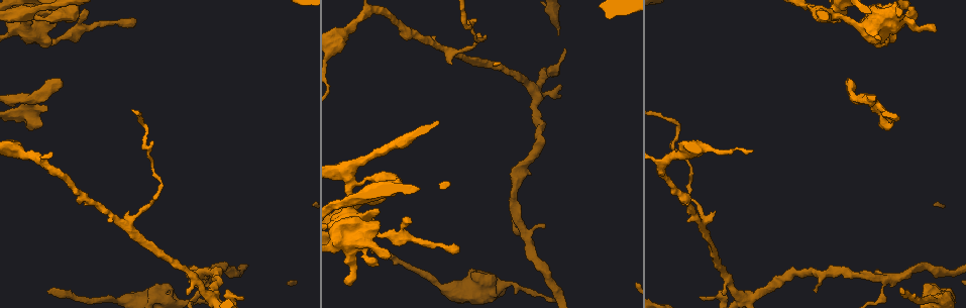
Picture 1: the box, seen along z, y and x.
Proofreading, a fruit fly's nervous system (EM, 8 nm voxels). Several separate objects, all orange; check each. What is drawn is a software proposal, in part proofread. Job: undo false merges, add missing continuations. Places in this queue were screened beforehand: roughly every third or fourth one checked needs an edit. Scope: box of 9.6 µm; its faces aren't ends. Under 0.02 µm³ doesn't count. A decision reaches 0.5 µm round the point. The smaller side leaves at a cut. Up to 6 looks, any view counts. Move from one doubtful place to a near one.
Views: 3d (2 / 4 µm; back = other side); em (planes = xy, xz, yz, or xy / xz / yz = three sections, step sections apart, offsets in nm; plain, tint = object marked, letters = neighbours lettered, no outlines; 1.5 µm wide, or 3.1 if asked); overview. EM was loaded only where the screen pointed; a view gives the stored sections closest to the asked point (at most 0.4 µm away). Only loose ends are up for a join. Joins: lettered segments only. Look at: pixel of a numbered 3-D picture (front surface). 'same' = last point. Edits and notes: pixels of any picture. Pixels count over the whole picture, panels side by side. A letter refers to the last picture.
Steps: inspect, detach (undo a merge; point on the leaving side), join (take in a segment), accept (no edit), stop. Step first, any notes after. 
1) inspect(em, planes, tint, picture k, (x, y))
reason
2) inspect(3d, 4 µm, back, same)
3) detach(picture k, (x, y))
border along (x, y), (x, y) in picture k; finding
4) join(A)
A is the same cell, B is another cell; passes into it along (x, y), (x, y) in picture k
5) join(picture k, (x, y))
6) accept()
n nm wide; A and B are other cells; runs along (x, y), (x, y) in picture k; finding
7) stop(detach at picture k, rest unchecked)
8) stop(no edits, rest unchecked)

inspect(3d, 4 µm, picture 1, (63, 81))
an open end

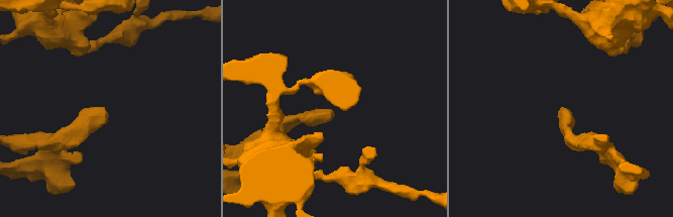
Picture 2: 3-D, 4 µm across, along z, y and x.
inspect(em, xy, step 8, letters, picture 2, (561, 109))

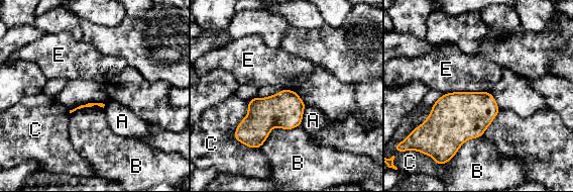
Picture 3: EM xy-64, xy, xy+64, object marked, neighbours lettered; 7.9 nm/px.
inspect(em, planes, letters, same)
cut it another way

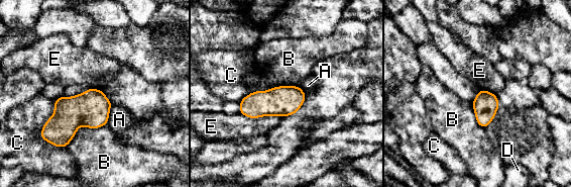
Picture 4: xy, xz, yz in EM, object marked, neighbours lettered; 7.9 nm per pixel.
accept()
200 nm wide; A, B, C, D and E are other cells; border along (239, 112), (253, 118), (282, 117) in picture 4; no lettered segment goes on from it

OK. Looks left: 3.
inspect(3d, 2 µm, picture 1, (375, 263))
free end

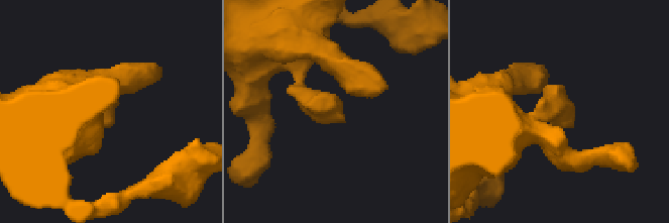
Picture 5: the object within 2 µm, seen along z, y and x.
inspect(em, planes, letters, picture 5, (339, 118))

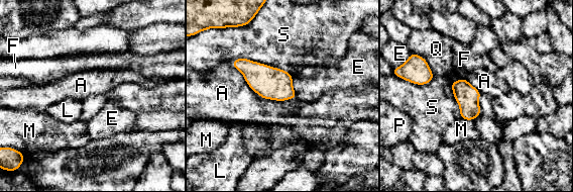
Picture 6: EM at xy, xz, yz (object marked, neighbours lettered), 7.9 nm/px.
accept()
190 nm wide; A, E, F, L, M, P, Q and S are other cells; border along (292, 76), (292, 86), (297, 97) in picture 6; no lettered segment goes on from it

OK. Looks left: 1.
stop(no edits, rest unchecked)

